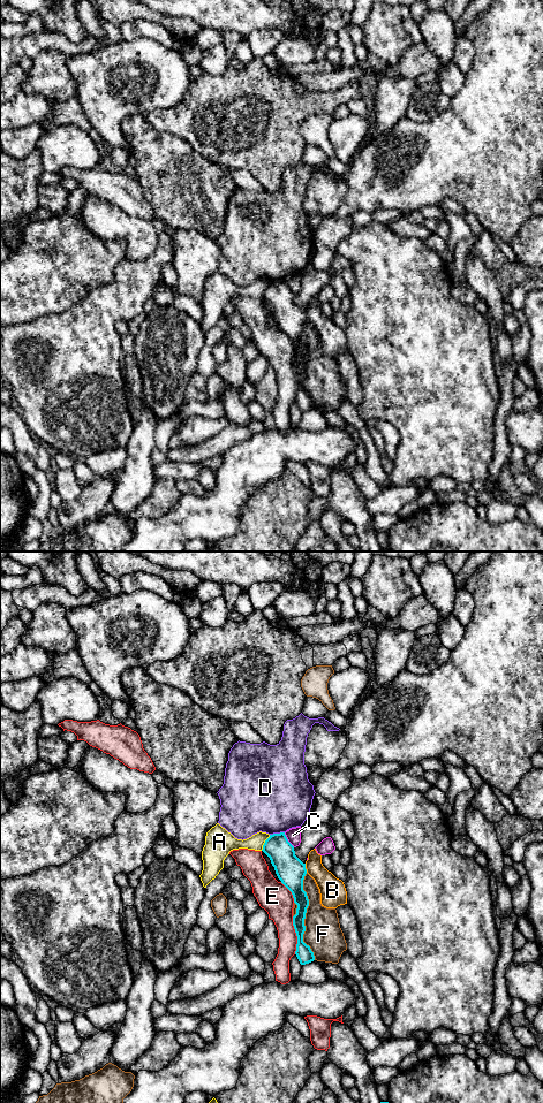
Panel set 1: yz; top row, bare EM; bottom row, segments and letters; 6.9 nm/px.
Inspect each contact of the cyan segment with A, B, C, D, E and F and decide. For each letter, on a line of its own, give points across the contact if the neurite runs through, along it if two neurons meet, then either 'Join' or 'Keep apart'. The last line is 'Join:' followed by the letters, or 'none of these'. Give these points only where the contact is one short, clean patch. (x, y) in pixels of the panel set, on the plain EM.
A: Boundary: yz (270, 282), (261, 297). Keep apart
B: Keep apart
C: Keep apart
D: Boundary: yz (284, 279), (270, 282). Keep apart
E: Keep apart
F: Keep apart
Join: none of these

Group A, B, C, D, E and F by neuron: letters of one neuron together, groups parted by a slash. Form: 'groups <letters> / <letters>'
groups A / B / C / D / E / F

